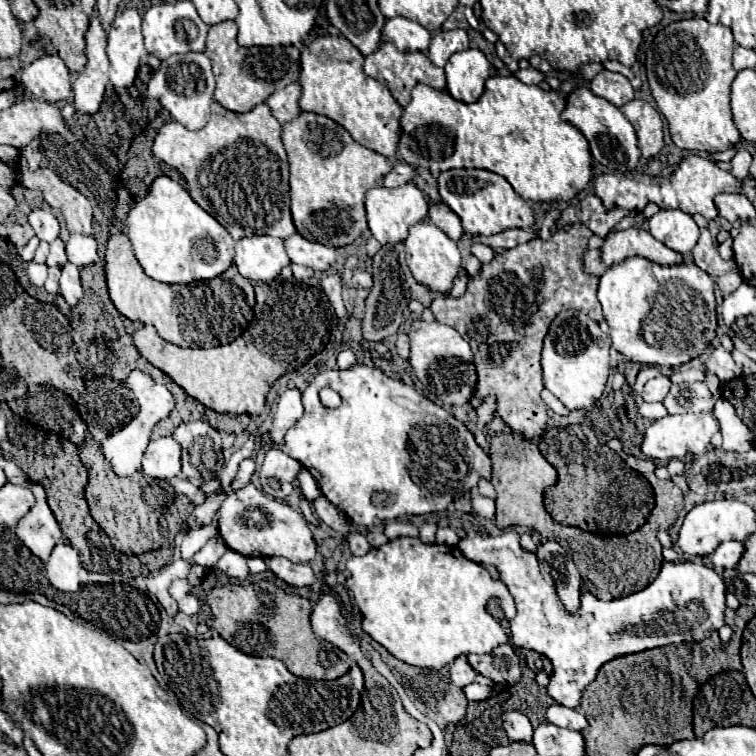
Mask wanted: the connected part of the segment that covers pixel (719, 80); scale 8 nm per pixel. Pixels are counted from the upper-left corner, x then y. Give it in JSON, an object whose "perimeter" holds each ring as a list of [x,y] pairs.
{"perimeter":[[[689,18],[689,20],[673,22],[655,36],[653,56],[645,64],[647,78],[657,108],[667,118],[671,138],[679,148],[713,154],[713,152],[723,152],[739,142],[741,136],[731,120],[731,108],[729,108],[729,88],[737,76],[731,64],[733,48],[735,48],[735,40],[731,30],[723,24],[709,24],[705,18]]]}

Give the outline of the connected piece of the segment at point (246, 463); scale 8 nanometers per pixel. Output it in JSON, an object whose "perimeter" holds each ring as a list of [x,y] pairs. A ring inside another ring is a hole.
{"perimeter":[[[247,458],[247,460],[243,460],[243,462],[239,464],[237,478],[235,478],[235,482],[231,484],[231,490],[229,490],[229,492],[235,492],[235,490],[243,488],[243,486],[249,482],[249,478],[251,478],[251,468],[255,468],[255,460],[251,460],[251,458]]]}

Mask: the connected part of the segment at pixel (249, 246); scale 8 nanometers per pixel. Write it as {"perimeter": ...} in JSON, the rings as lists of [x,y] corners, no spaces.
{"perimeter":[[[251,236],[235,244],[235,264],[239,274],[251,282],[271,282],[291,260],[281,238]]]}

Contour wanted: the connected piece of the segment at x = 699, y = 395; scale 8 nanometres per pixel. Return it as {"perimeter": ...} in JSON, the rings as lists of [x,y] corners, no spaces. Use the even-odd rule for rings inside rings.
{"perimeter":[[[673,384],[663,400],[669,414],[711,412],[713,402],[713,394],[705,384]]]}

